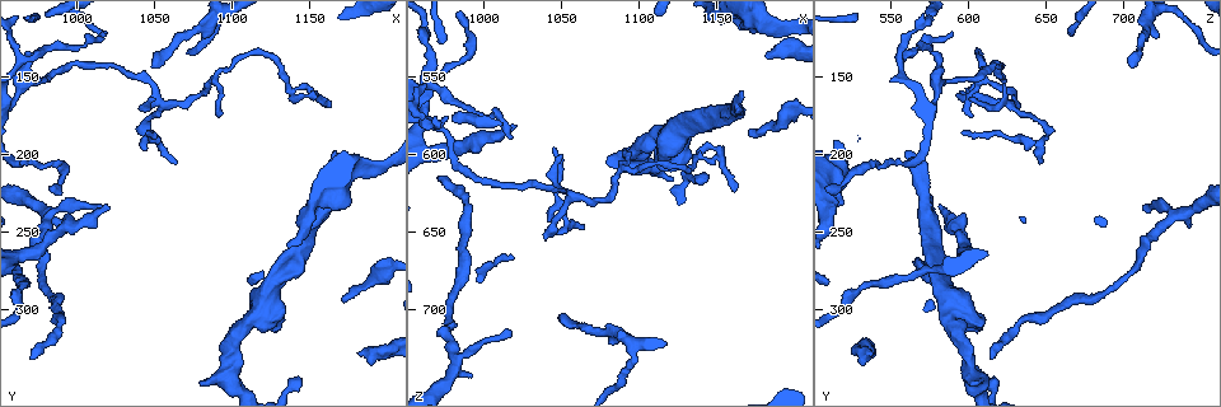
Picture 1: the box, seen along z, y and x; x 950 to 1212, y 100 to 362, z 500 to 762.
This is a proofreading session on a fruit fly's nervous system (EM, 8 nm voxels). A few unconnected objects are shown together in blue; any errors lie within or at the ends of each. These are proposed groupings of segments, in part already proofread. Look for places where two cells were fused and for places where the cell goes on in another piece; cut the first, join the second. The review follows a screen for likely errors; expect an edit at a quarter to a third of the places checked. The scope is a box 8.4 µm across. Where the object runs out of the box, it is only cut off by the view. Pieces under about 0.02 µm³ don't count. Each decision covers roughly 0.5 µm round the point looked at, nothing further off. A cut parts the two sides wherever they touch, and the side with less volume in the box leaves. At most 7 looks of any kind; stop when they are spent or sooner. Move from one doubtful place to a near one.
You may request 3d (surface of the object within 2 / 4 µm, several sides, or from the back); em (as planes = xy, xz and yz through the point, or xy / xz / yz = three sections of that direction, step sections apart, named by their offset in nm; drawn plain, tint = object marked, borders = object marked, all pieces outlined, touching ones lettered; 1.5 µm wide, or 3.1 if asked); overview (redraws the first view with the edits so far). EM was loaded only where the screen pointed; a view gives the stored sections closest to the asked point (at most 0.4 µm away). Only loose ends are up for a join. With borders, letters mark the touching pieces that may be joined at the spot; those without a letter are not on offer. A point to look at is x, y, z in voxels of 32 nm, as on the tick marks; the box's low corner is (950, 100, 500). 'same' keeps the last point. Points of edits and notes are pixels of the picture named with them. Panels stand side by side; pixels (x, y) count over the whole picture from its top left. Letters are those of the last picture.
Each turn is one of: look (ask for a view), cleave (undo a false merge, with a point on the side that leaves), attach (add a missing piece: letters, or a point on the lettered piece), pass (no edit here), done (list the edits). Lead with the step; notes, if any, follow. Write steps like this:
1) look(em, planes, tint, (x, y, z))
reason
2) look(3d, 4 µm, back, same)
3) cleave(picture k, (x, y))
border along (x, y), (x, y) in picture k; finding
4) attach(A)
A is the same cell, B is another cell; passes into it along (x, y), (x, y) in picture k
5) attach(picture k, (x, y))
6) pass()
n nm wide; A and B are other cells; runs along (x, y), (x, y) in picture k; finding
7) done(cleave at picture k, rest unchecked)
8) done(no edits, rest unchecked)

look(em, planes, plain, (1048, 142, 704))
free end

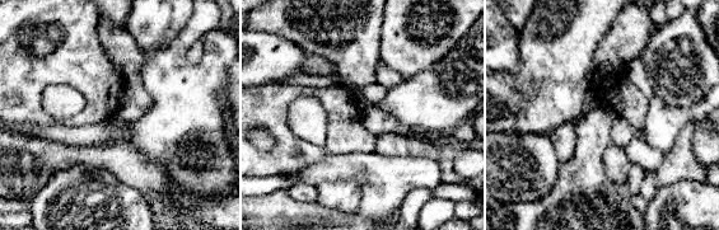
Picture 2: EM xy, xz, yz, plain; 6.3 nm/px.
look(em, planes, borders, same)
what lies round it

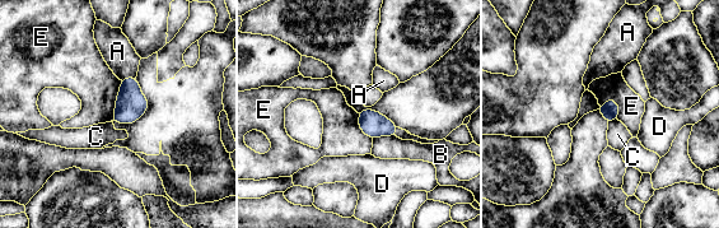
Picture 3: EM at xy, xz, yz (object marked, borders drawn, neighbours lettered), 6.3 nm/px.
pass()
E touches over 260 nm; A, B, C, D and E are other cells; border along (121, 80), (115, 114), (111, 120) in picture 3; none of them fits

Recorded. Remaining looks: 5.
look(3d, 2 µm, (1056, 166, 624))
three arms meet

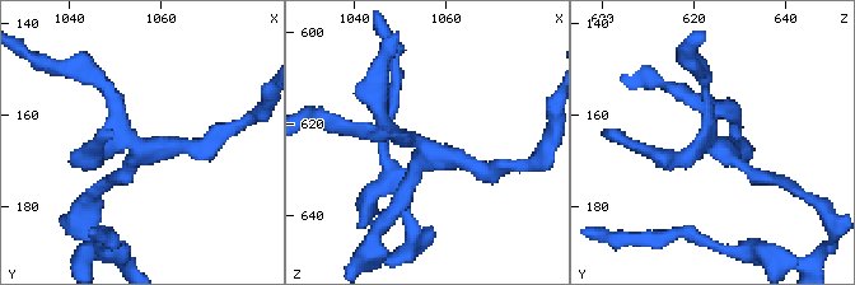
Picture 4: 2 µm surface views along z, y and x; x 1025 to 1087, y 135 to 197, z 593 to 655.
look(em, planes, borders, (1055, 166, 626))
now the EM

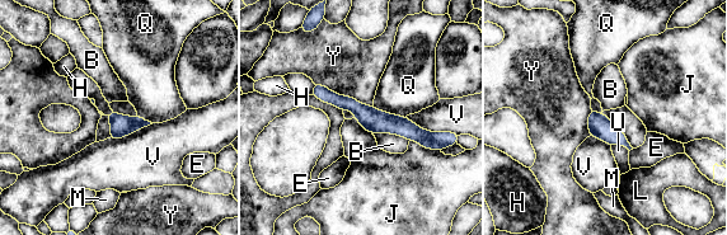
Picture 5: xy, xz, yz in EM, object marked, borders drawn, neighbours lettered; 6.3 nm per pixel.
pass()
B, E, H, J, L, M, Q, U, V and Y are other cells; border along (373, 132), (395, 134), (409, 140) in picture 5; all the same cell

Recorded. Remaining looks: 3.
look(em, planes, borders, (1170, 294, 586))
end of a long branch

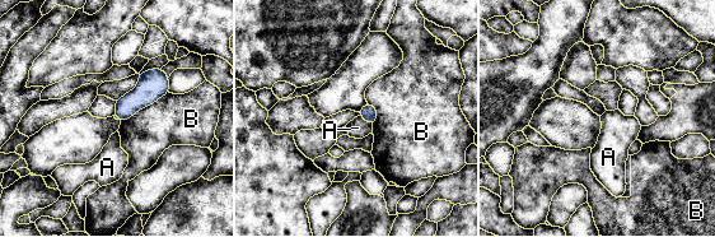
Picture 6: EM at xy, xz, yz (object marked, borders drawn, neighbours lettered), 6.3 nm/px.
pass()
A and B are other cells; border along (359, 115), (372, 125) in picture 6; none of them fits

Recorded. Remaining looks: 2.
done(no edits, rest unchecked)

